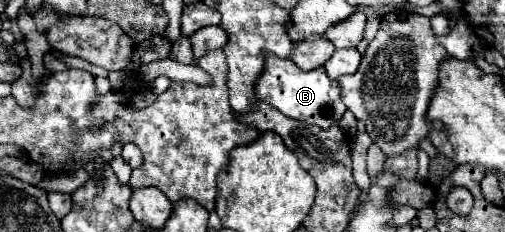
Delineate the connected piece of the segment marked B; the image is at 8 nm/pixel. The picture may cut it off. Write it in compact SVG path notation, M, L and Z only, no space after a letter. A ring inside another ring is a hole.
M265 52L265 68L257 78L255 86L257 86L255 88L257 100L275 106L281 114L289 118L315 124L319 128L329 128L333 122L341 120L345 112L345 104L341 104L341 96L339 96L339 84L325 74L323 66L305 72L297 68L289 58L279 58Z

